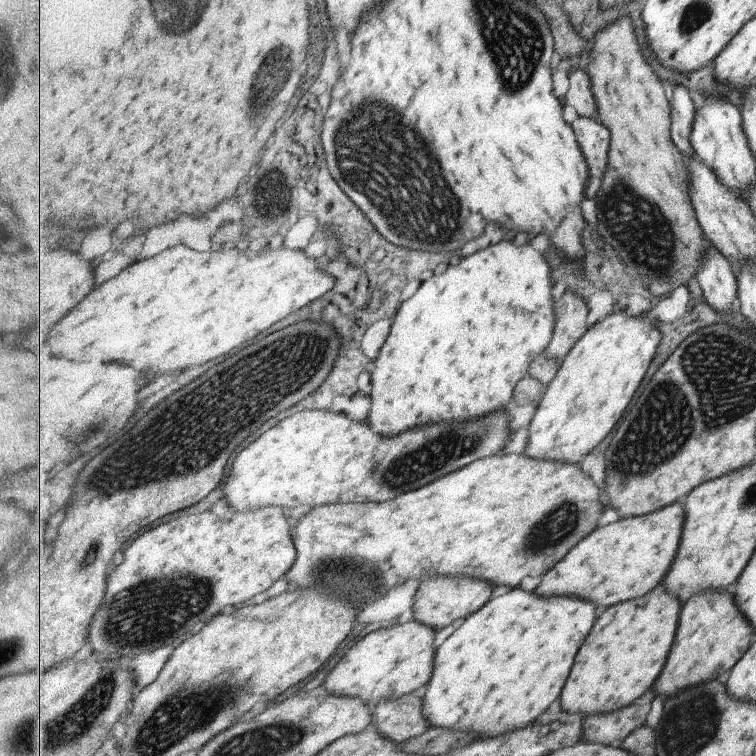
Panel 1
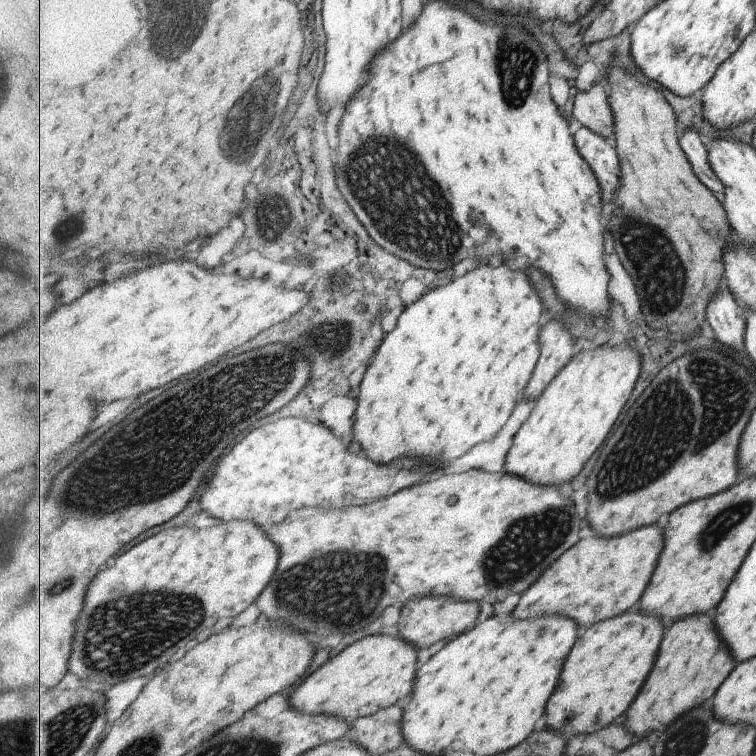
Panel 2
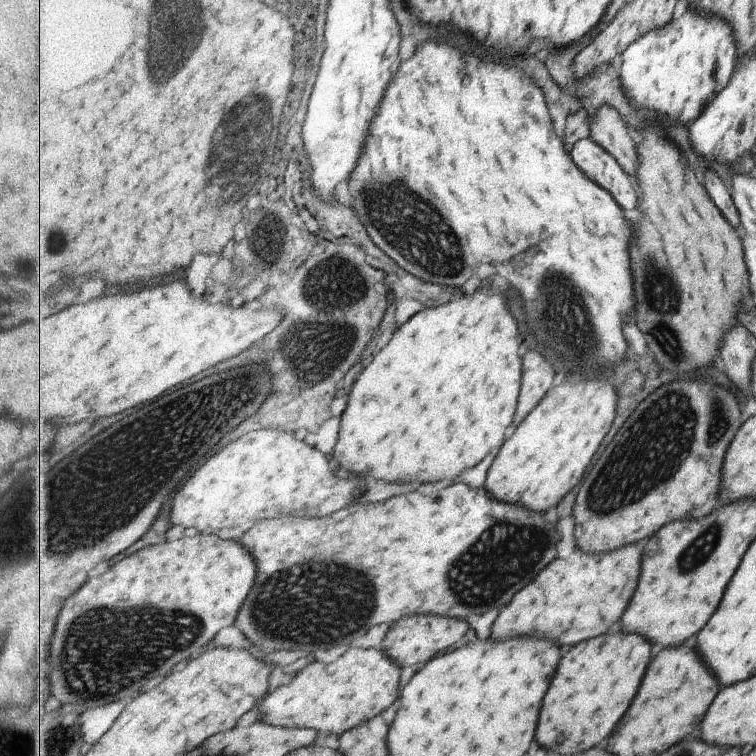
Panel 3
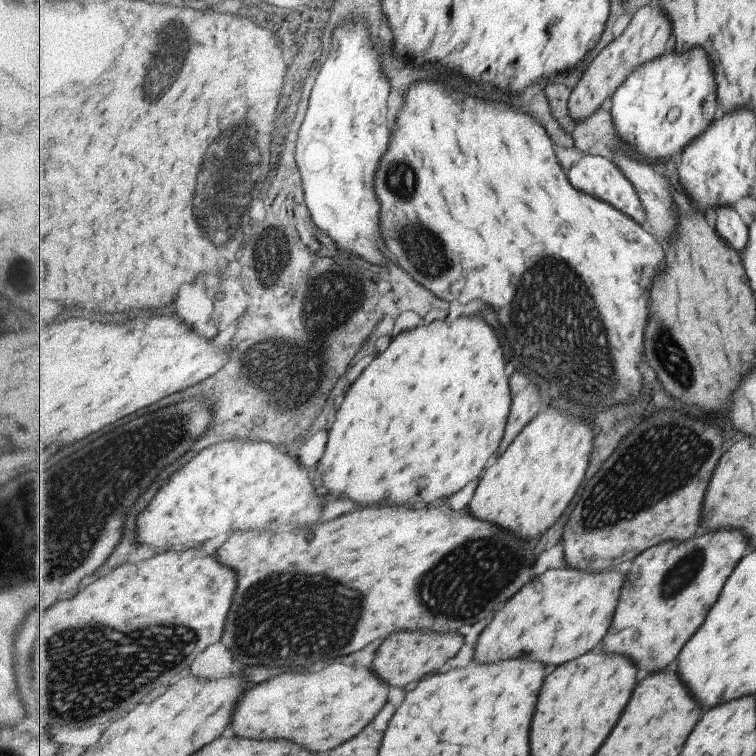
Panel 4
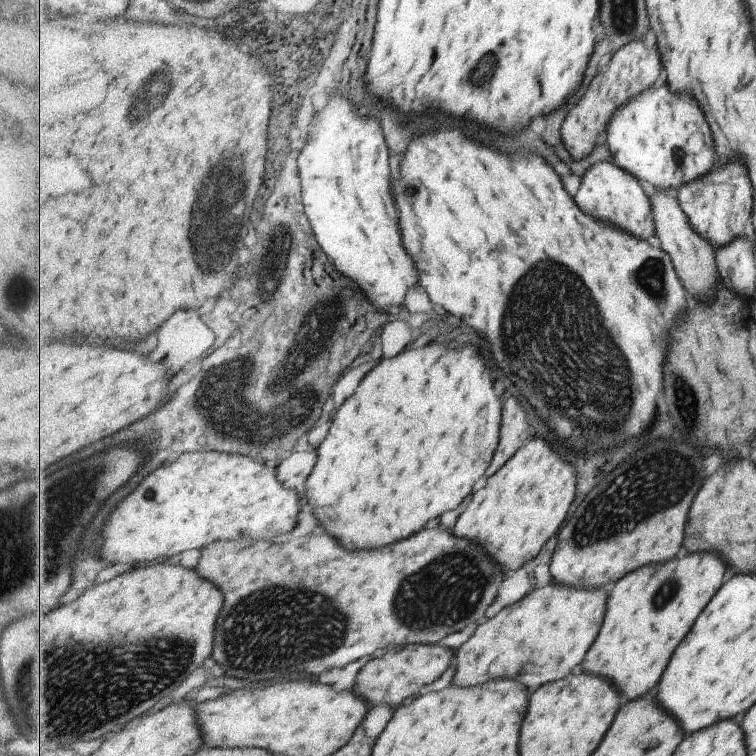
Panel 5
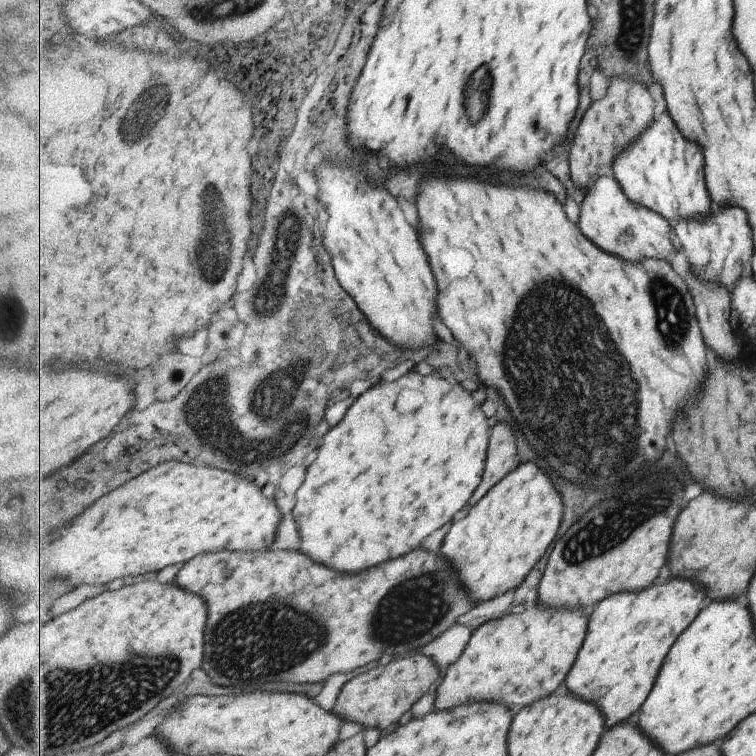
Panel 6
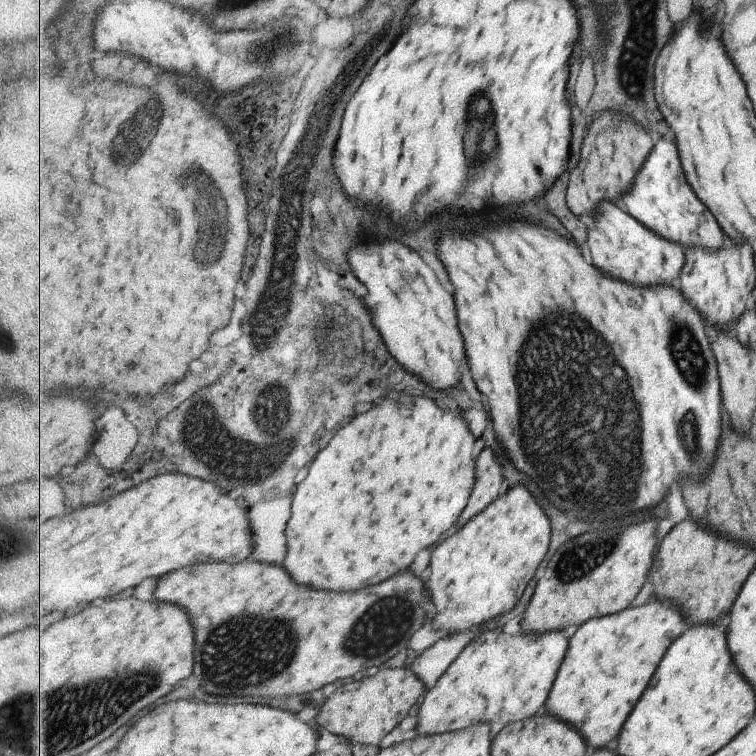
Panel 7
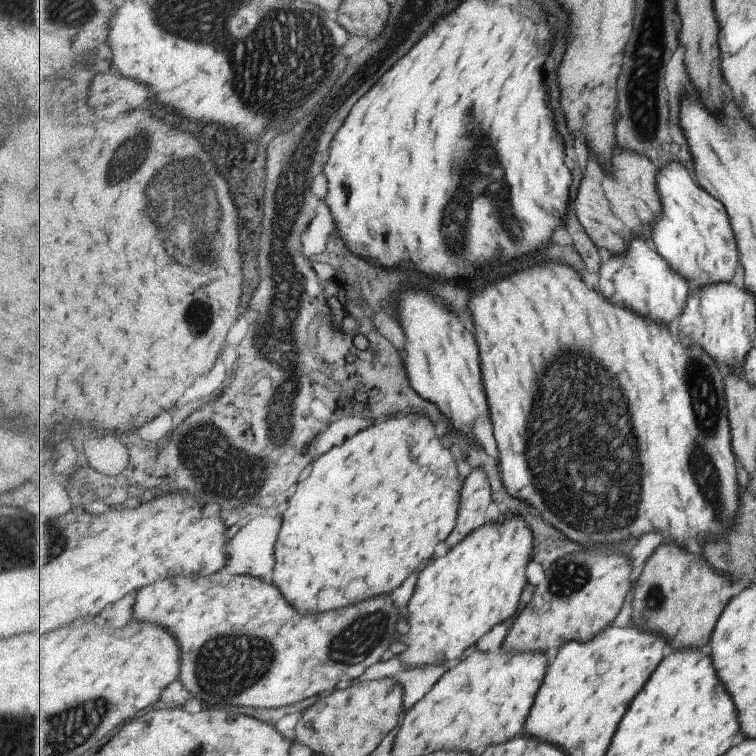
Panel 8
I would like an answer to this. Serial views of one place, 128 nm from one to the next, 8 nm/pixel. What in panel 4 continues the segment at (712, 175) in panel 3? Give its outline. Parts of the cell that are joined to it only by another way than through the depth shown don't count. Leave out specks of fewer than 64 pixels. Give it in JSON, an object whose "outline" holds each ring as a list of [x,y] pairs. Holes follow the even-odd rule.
{"outline":[[[715,206],[709,212],[715,212],[714,215],[711,215],[713,217],[711,222],[713,225],[716,225],[717,232],[721,234],[721,238],[729,240],[729,244],[733,244],[733,248],[743,250],[747,246],[747,242],[749,242],[749,230],[747,230],[747,224],[743,222],[743,218],[739,216],[739,212],[733,206]]]}

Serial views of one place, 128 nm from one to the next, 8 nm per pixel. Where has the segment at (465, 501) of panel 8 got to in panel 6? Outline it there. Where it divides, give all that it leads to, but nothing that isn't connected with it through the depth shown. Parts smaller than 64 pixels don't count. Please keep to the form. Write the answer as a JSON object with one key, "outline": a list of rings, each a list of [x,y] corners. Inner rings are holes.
{"outline":[[[499,422],[489,440],[487,468],[480,487],[473,493],[472,499],[465,507],[471,510],[473,506],[477,506],[487,496],[489,490],[493,490],[507,474],[517,470],[519,462],[521,462],[521,452],[515,430],[509,422]]]}

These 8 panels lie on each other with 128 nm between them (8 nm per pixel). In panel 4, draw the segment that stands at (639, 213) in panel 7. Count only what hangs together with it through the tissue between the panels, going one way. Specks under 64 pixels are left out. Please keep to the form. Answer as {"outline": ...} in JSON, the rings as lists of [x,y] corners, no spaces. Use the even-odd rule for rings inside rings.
{"outline":[[[701,46],[689,52],[673,48],[669,54],[641,64],[629,74],[611,100],[611,116],[617,136],[643,160],[654,161],[647,164],[656,169],[658,162],[670,160],[679,163],[685,148],[705,134],[713,120],[723,112],[723,104],[717,96],[715,74],[713,58]]]}

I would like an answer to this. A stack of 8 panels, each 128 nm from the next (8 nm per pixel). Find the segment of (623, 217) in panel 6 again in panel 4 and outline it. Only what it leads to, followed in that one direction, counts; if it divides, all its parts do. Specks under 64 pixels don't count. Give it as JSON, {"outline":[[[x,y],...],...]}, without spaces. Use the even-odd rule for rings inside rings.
{"outline":[[[576,154],[573,160],[574,165],[568,170],[569,180],[573,182],[573,188],[609,202],[639,224],[648,220],[648,214],[643,202],[641,202],[640,193],[637,192],[635,185],[629,180],[628,176],[625,176],[624,171],[614,159],[609,160],[609,158],[595,154],[584,154],[582,156]]]}

